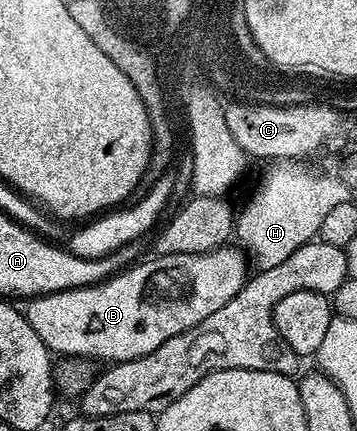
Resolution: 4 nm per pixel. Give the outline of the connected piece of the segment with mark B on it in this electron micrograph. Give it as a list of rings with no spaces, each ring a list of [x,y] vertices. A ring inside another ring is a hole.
[[[228,248],[208,253],[161,253],[153,256],[149,265],[136,265],[109,281],[33,297],[27,302],[28,322],[49,351],[65,358],[115,363],[150,355],[166,339],[202,323],[238,295],[250,276],[250,261],[243,248]]]

